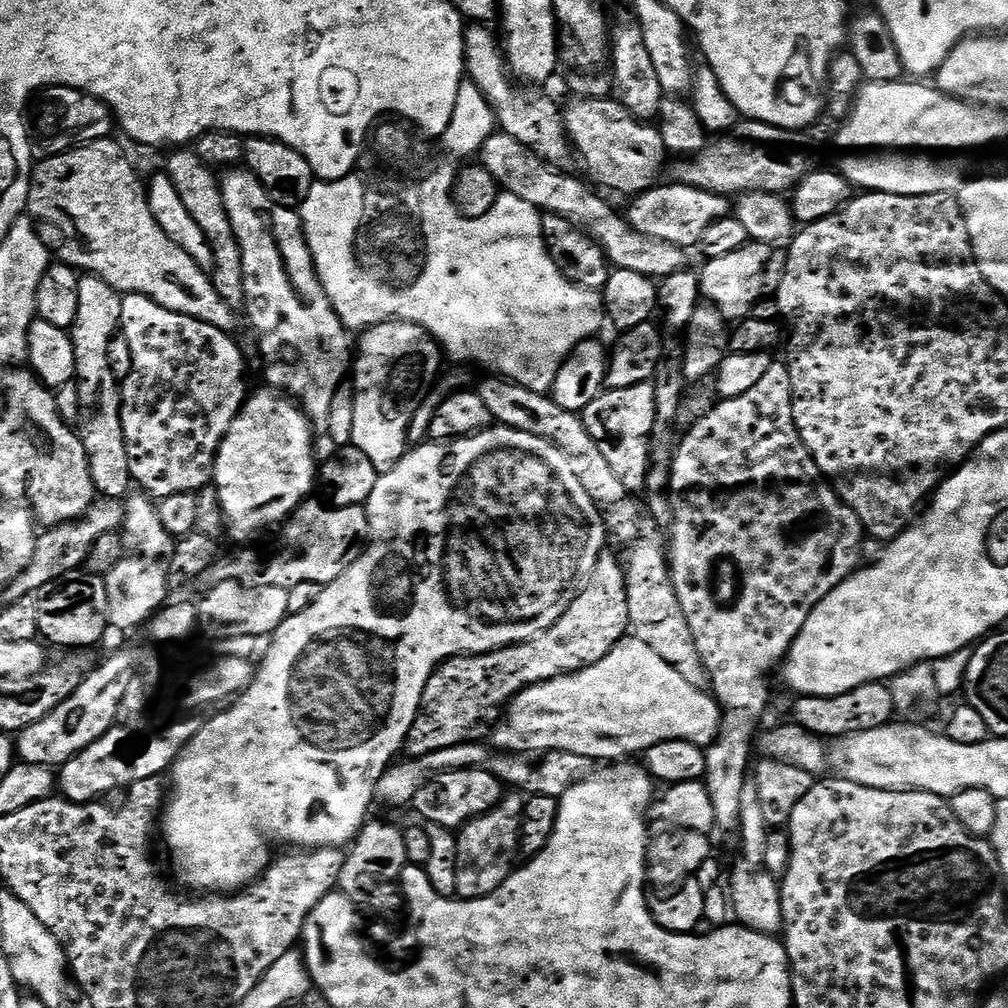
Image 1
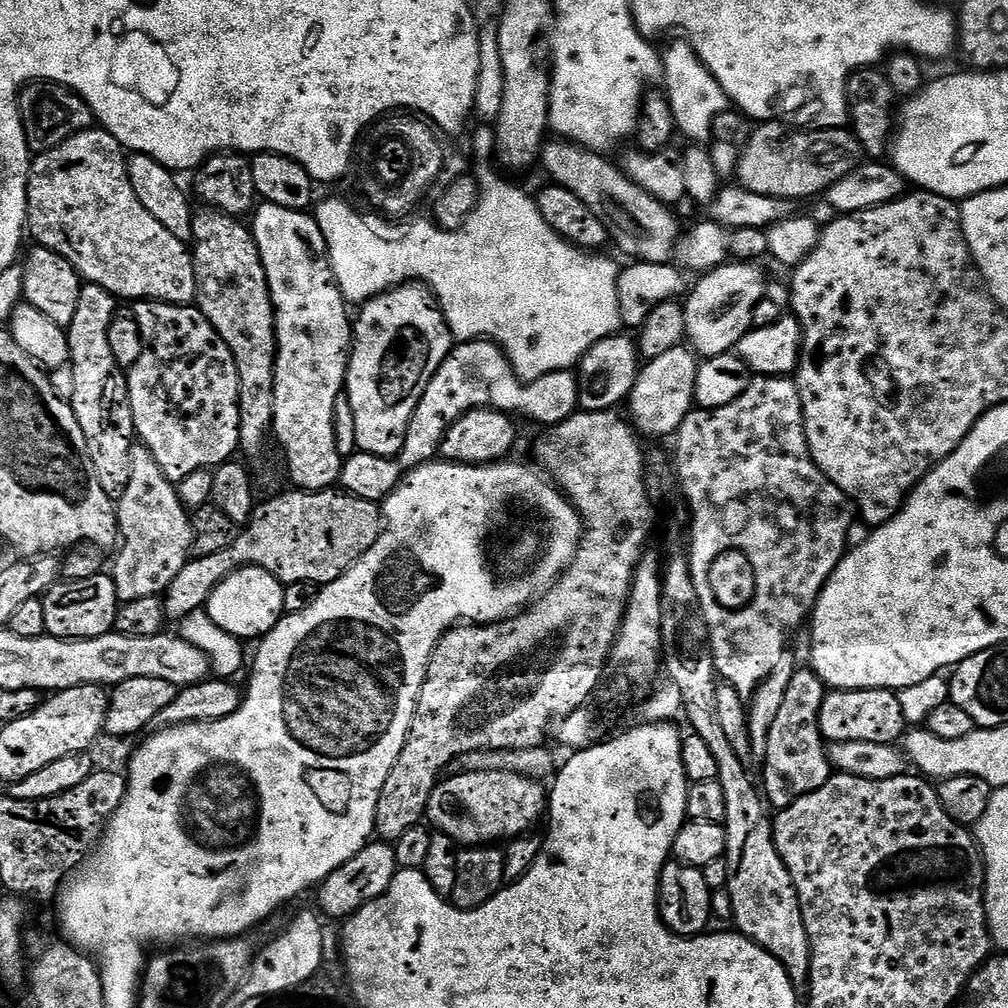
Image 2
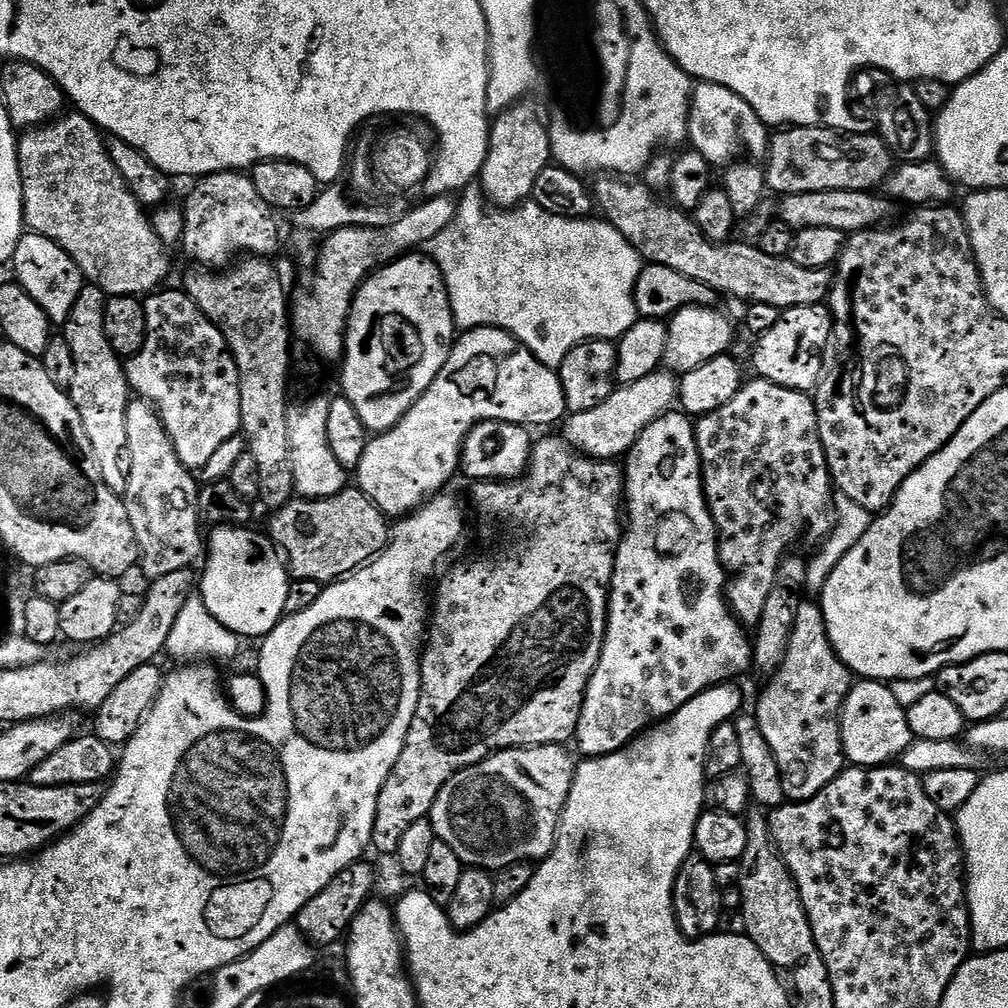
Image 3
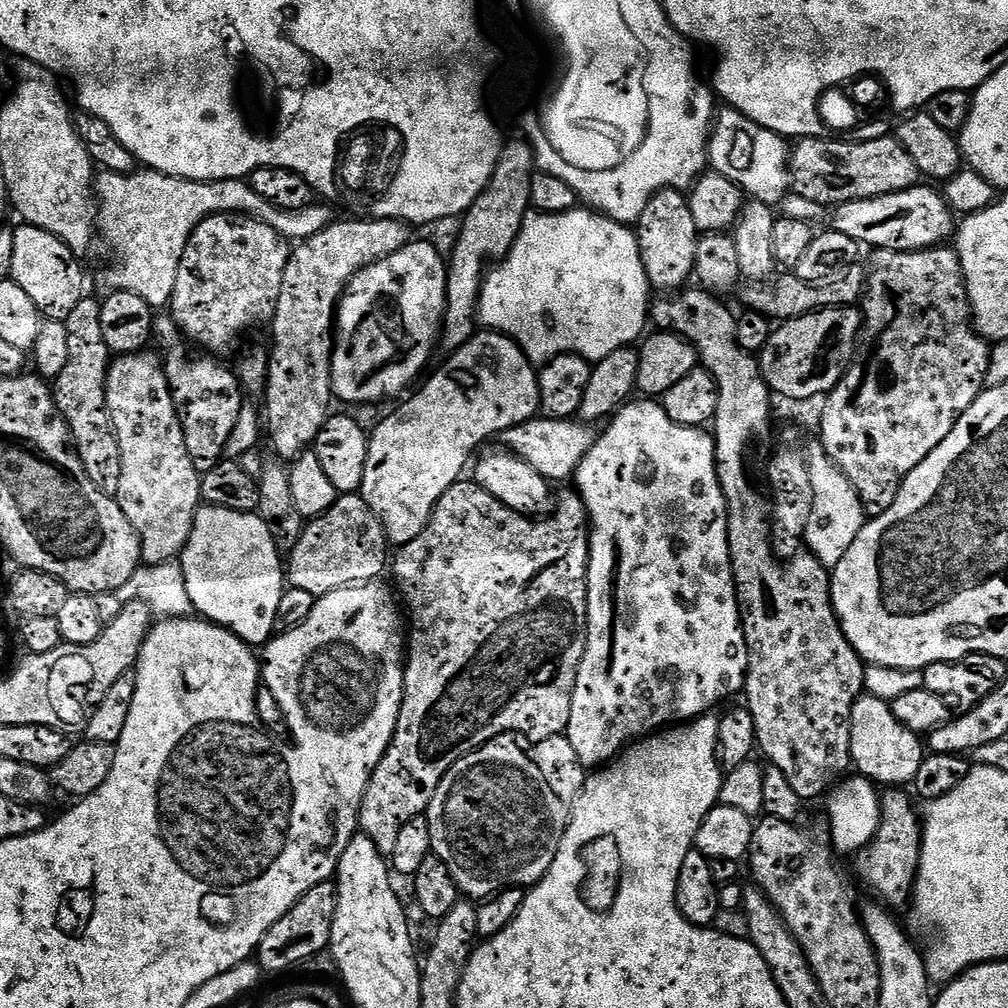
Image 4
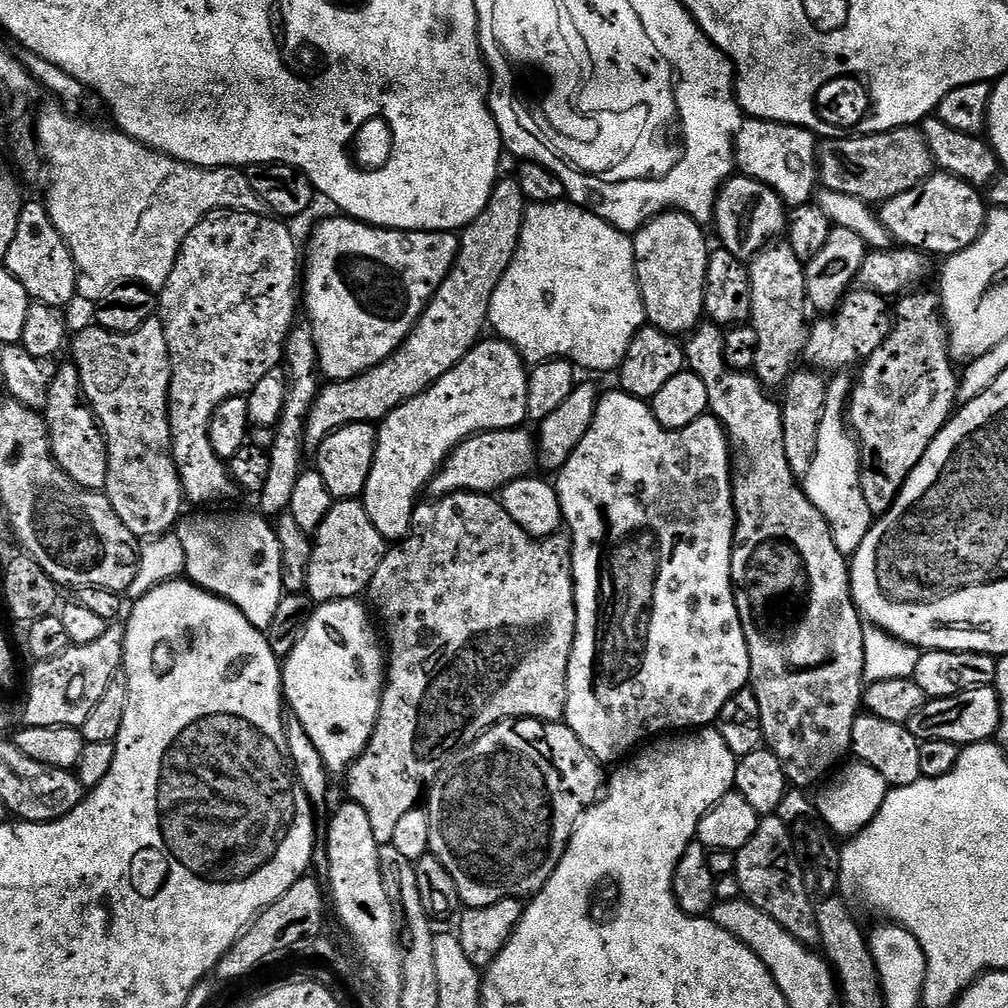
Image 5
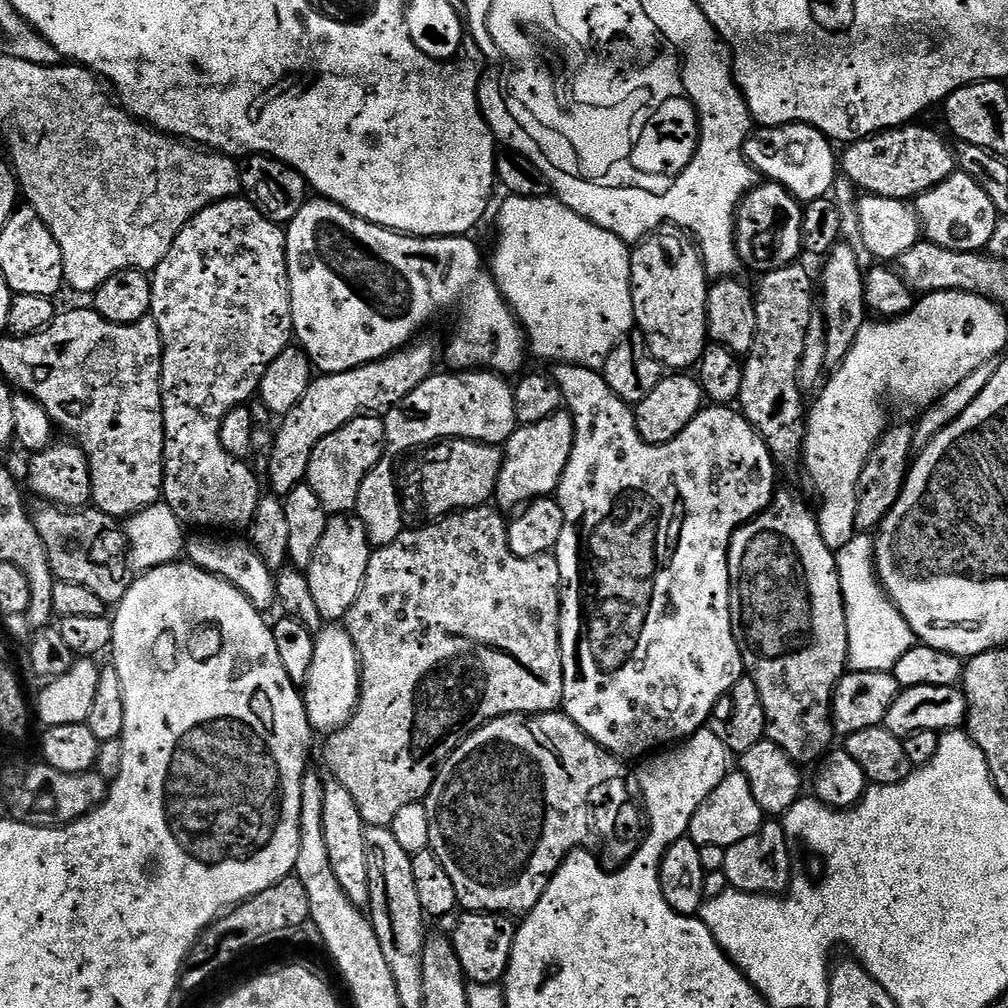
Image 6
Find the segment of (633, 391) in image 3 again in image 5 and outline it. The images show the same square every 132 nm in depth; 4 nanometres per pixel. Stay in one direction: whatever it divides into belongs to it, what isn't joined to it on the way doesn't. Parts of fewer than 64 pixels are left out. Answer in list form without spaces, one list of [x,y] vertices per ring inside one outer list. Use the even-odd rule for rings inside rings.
[[[521,426],[493,432],[479,432],[469,440],[464,440],[445,458],[444,465],[432,477],[430,492],[432,488],[433,497],[449,496],[455,492],[496,494],[510,482],[533,475],[538,464],[536,438],[526,429],[527,427]]]

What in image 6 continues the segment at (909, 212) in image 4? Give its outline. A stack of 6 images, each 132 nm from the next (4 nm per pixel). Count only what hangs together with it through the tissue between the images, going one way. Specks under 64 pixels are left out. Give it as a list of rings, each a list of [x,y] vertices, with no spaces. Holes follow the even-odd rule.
[[[957,170],[954,175],[939,184],[937,188],[931,188],[928,192],[923,192],[914,201],[916,216],[920,219],[923,239],[929,240],[931,244],[942,246],[946,250],[958,250],[959,252],[983,253],[984,247],[989,247],[994,238],[994,230],[998,223],[998,213],[990,194],[982,190],[982,186],[973,176],[966,172]]]

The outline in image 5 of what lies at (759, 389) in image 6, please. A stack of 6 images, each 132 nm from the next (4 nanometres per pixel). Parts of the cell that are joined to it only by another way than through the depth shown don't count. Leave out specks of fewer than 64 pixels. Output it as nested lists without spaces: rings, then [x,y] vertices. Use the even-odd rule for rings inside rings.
[[[773,242],[768,245],[768,247],[763,248],[759,254],[753,256],[750,263],[747,265],[748,277],[750,278],[750,290],[752,291],[752,318],[751,325],[752,328],[758,334],[758,354],[754,354],[754,366],[752,367],[752,372],[754,373],[757,380],[764,385],[765,388],[769,390],[783,389],[785,384],[791,378],[793,372],[798,368],[798,363],[801,359],[804,350],[804,341],[806,339],[806,333],[810,327],[810,319],[808,320],[808,312],[810,313],[810,305],[808,302],[808,295],[806,294],[806,278],[804,277],[804,270],[806,265],[798,258],[798,254],[794,254],[794,250],[790,250],[790,246],[787,242]]]

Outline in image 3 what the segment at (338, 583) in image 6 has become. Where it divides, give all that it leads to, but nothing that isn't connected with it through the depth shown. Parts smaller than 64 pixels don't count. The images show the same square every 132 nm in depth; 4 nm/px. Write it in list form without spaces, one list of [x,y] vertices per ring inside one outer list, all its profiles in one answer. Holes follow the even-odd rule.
[[[356,486],[343,488],[325,500],[294,498],[271,516],[267,535],[297,580],[335,582],[375,560],[390,539],[390,524],[384,513]]]

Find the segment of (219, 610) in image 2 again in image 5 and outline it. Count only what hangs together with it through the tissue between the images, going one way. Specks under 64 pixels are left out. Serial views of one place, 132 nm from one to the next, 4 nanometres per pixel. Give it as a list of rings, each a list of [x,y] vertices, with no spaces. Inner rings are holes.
[[[200,510],[197,516],[185,515],[174,529],[182,542],[182,550],[186,550],[187,579],[199,588],[205,588],[224,600],[228,600],[255,628],[267,630],[270,622],[274,622],[274,614],[278,614],[280,599],[284,597],[282,586],[282,550],[278,546],[276,529],[259,511],[253,512],[220,512],[224,510]]]

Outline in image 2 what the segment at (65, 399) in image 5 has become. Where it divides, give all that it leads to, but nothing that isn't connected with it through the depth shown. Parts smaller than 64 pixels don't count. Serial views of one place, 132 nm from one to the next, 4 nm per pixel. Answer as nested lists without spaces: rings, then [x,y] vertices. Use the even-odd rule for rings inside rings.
[[[85,283],[78,294],[78,310],[74,310],[74,322],[67,326],[68,354],[74,370],[74,398],[71,406],[78,418],[78,426],[82,426],[82,434],[86,434],[86,446],[90,450],[90,462],[94,462],[94,470],[98,474],[98,482],[102,482],[102,490],[113,502],[118,502],[122,494],[126,494],[126,486],[130,486],[130,470],[132,469],[132,446],[138,437],[134,426],[134,414],[130,410],[128,397],[128,377],[111,354],[109,331],[112,319],[118,313],[117,297],[111,296],[102,286]]]

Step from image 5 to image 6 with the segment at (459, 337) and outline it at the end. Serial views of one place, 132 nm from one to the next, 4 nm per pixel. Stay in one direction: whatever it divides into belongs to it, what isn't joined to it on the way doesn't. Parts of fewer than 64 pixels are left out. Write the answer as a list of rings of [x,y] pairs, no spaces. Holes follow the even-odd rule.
[[[430,341],[421,344],[412,342],[399,352],[393,352],[385,360],[363,364],[361,368],[346,370],[338,374],[320,374],[306,390],[302,402],[294,410],[283,413],[284,420],[275,429],[272,456],[268,458],[266,480],[272,483],[271,491],[284,498],[298,485],[305,483],[312,452],[322,438],[342,430],[355,416],[384,414],[396,404],[402,403],[422,382],[426,382],[437,371],[436,348]]]

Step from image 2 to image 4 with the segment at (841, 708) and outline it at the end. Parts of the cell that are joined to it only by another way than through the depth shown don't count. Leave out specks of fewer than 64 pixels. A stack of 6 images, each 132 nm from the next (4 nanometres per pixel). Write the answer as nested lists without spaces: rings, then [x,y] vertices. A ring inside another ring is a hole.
[[[862,694],[850,714],[850,754],[859,775],[883,786],[908,786],[915,781],[926,755],[926,744],[894,716],[891,703],[880,697]]]

